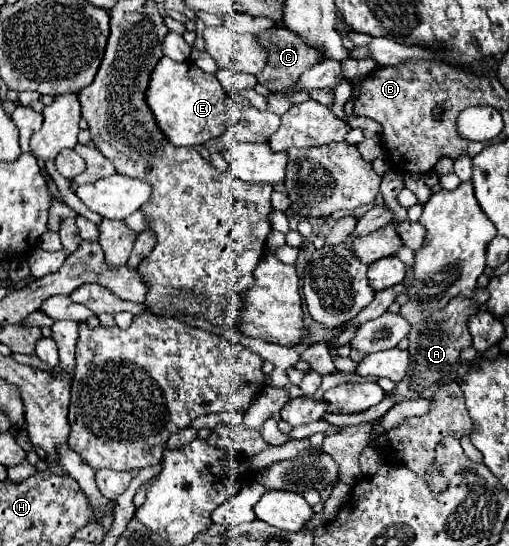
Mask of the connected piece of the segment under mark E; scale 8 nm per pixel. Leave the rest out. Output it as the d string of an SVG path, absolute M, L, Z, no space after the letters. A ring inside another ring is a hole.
M162 58L152 72L152 86L148 88L148 106L152 106L160 128L174 146L200 146L234 126L240 112L226 108L224 98L228 98L228 92L222 88L222 82L214 74L202 72L192 60L174 62Z

